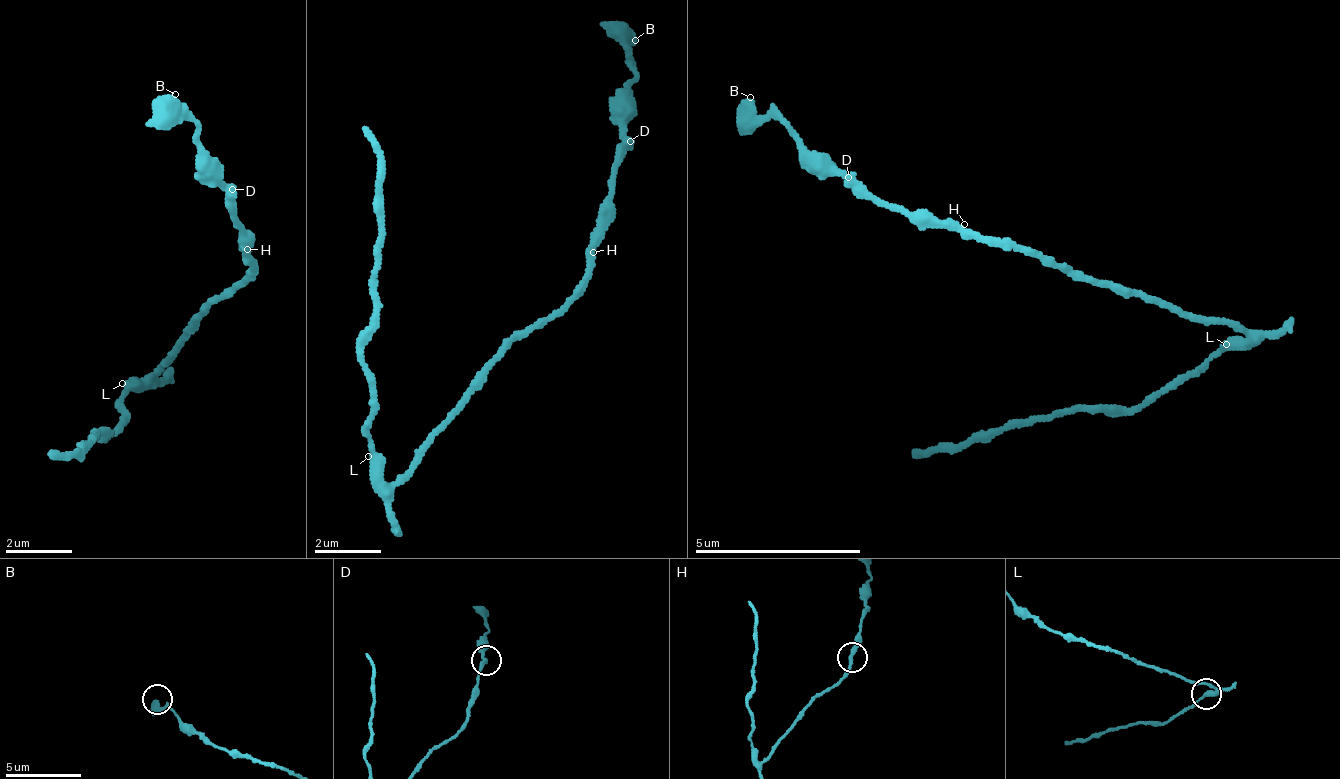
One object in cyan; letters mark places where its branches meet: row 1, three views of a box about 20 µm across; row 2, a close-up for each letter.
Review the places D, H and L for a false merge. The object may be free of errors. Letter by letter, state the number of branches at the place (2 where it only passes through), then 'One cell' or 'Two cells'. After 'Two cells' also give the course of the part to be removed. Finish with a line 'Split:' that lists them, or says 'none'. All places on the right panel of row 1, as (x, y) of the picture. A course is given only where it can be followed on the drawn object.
D: Branches: 2. One cell
H: Branches: 2. One cell
L: Branches: 2. One cell
Split: none

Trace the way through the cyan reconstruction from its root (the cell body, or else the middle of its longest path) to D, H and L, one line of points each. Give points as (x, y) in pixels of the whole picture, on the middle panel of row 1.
D: (461, 391), (577, 291), (588, 275), (590, 235), (601, 227), (603, 194), (614, 186), (622, 147), (632, 139)
H: (461, 391), (514, 341), (524, 333), (532, 333), (569, 300), (577, 291), (577, 283), (588, 275), (593, 252)
L: (461, 391), (461, 416), (432, 440), (432, 448), (424, 457), (403, 472), (376, 464), (368, 456)

